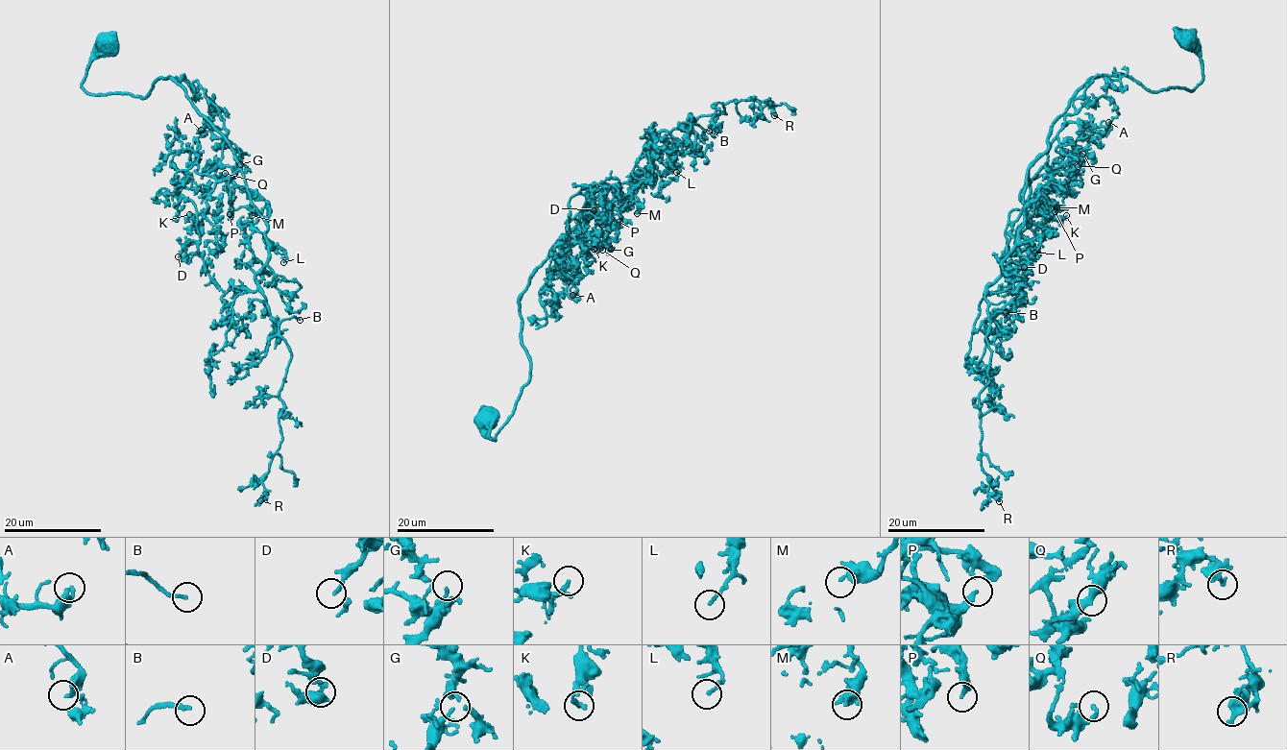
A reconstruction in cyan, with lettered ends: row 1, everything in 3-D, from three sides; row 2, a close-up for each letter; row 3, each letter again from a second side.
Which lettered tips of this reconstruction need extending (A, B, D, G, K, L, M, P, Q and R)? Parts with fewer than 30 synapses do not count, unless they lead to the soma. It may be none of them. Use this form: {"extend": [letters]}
{"extend": ["B"]}

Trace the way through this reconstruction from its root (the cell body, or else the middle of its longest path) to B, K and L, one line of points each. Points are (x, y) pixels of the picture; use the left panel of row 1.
B: (107, 45), (84, 90), (145, 97), (174, 78), (230, 145), (267, 225), (255, 278), (268, 312), (300, 320)
K: (107, 45), (84, 90), (145, 97), (174, 78), (233, 152), (238, 168), (215, 184), (206, 212), (189, 214)
L: (107, 45), (89, 62), (84, 90), (145, 97), (159, 78), (174, 78), (233, 152), (283, 262)

